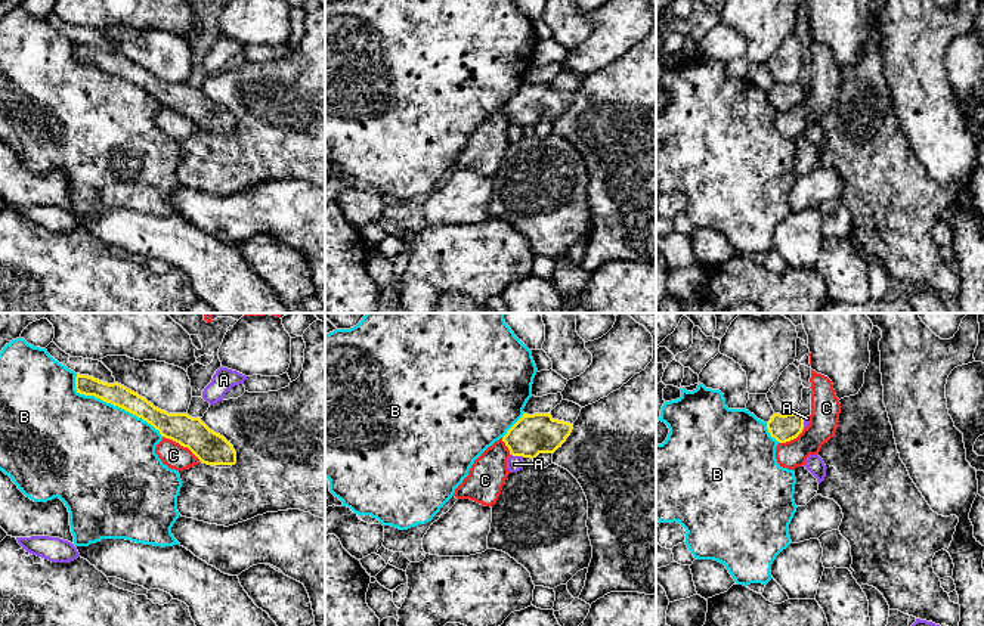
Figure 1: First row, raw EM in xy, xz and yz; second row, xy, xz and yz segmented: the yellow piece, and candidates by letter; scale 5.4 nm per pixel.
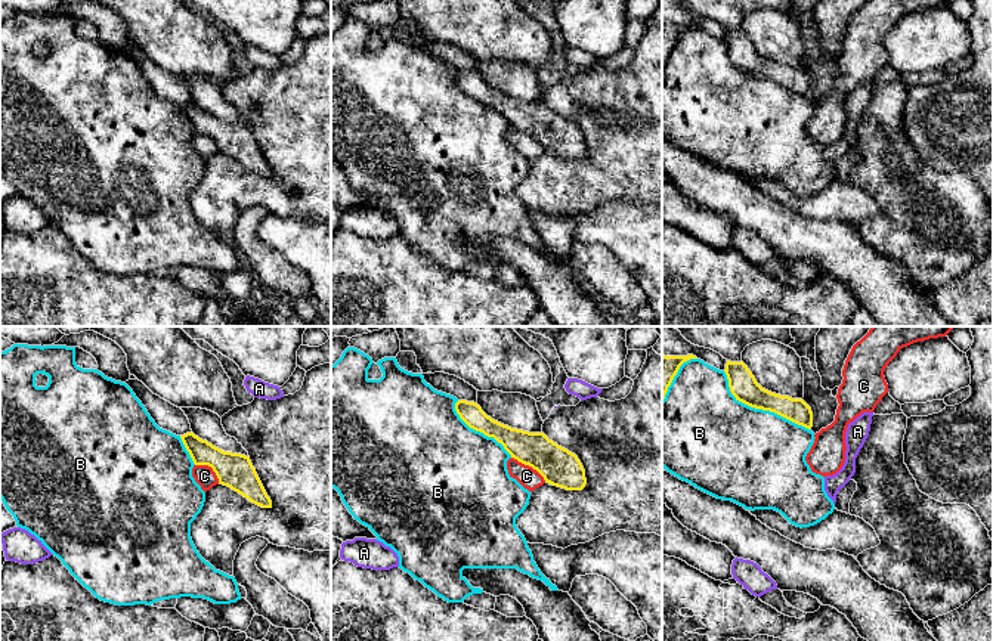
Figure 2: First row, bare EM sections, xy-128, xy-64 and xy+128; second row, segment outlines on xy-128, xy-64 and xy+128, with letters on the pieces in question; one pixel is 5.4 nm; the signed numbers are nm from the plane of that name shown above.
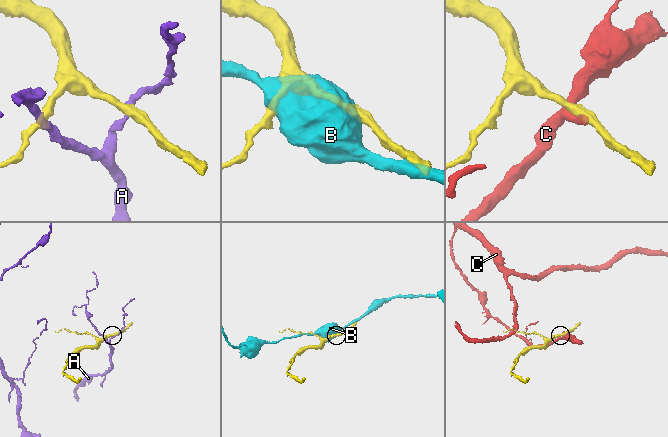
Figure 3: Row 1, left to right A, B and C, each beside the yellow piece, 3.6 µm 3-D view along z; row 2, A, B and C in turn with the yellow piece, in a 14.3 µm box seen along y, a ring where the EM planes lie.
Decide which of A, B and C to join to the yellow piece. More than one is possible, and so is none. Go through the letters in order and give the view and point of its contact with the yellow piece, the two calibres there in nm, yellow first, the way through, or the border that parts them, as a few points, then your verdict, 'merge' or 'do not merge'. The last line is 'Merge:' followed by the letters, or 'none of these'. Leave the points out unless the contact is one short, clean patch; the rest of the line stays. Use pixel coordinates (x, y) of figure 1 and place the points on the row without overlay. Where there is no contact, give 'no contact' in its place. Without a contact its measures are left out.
A: contact xz (517, 124); calibres 220 and 90 nm; border xz (511, 123), (523, 126); do not merge
B: contact xy (113, 73); calibres 120 and 480 nm; do not merge
C: contact xy (182, 114); calibres 180 and 140 nm; do not merge
Merge: none of these

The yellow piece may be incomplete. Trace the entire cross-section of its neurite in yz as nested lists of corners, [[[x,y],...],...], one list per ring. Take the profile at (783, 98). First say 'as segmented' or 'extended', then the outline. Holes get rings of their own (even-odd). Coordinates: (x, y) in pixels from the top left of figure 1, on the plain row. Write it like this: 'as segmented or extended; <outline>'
as segmented; [[[799,81],[774,83],[767,92],[767,99],[779,112],[786,112],[796,108],[804,99],[804,86]]]

